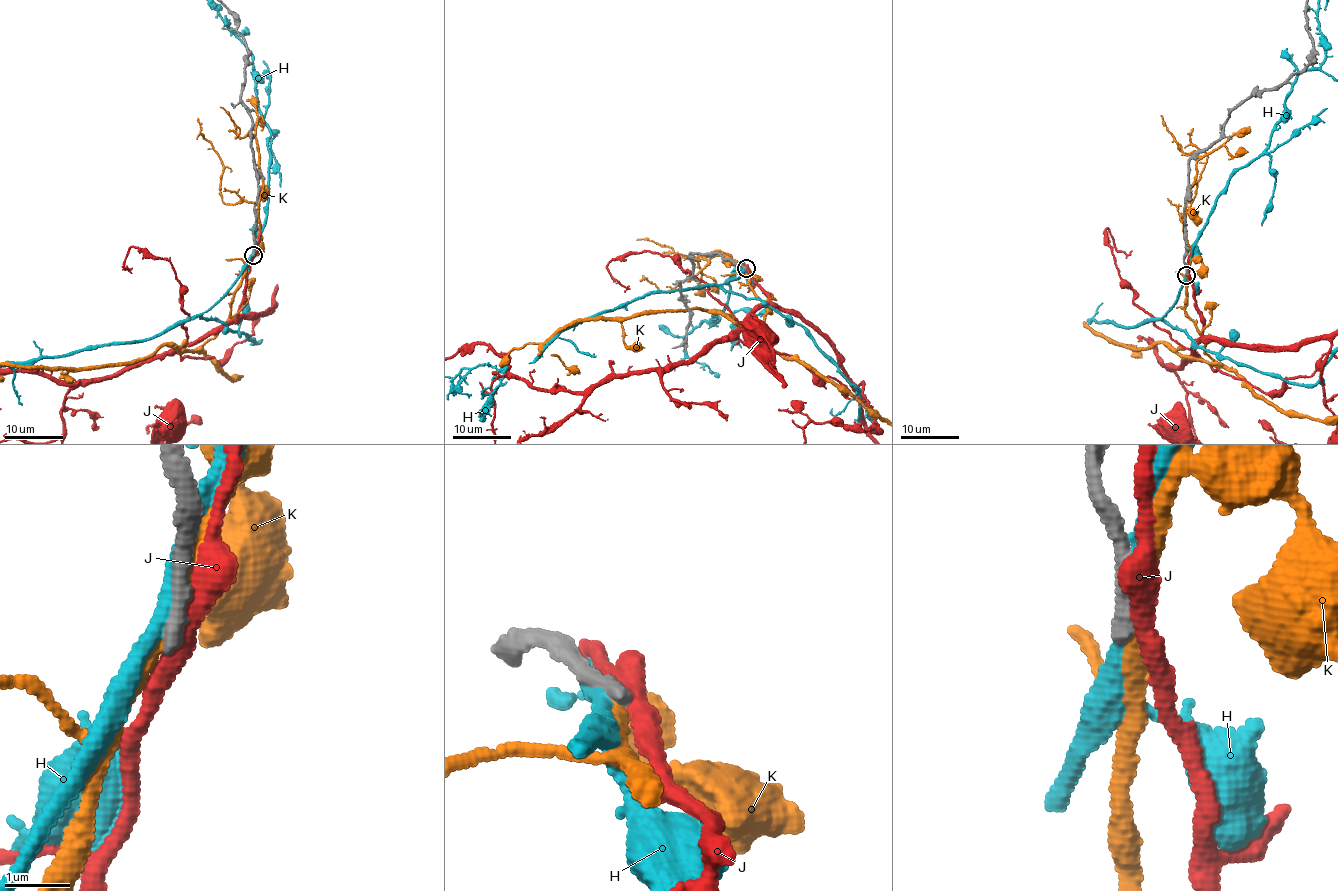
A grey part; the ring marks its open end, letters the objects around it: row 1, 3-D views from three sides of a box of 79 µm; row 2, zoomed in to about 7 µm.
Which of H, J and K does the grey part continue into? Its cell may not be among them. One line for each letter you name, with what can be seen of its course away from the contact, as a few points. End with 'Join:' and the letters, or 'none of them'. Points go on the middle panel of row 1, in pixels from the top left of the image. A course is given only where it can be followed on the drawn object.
Join: none of them

